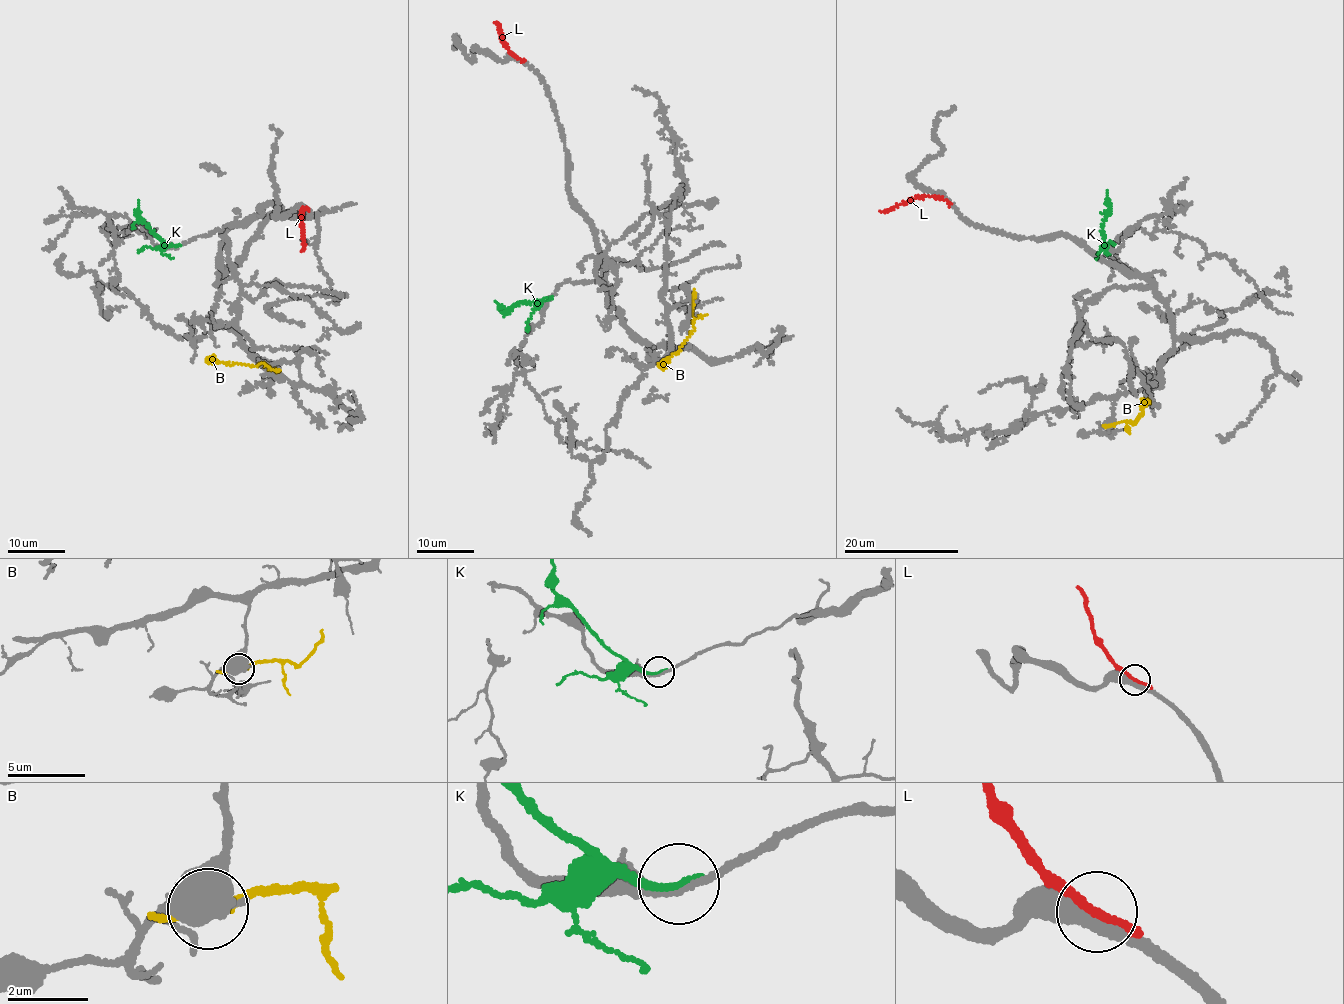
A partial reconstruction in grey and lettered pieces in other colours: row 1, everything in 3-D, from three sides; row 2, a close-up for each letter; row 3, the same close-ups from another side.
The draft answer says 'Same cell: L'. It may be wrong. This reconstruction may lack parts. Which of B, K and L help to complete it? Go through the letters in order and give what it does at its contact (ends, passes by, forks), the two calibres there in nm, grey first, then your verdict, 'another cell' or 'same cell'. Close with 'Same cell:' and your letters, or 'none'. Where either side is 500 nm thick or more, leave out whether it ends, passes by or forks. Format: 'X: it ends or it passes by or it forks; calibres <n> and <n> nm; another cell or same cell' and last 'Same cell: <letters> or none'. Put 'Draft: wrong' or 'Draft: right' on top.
Draft: right
B: calibres 600 and 170 nm; another cell
K: it ends; calibres 190 and 190 nm; another cell
L: it ends; calibres 400 and 280 nm; same cell
Same cell: L

